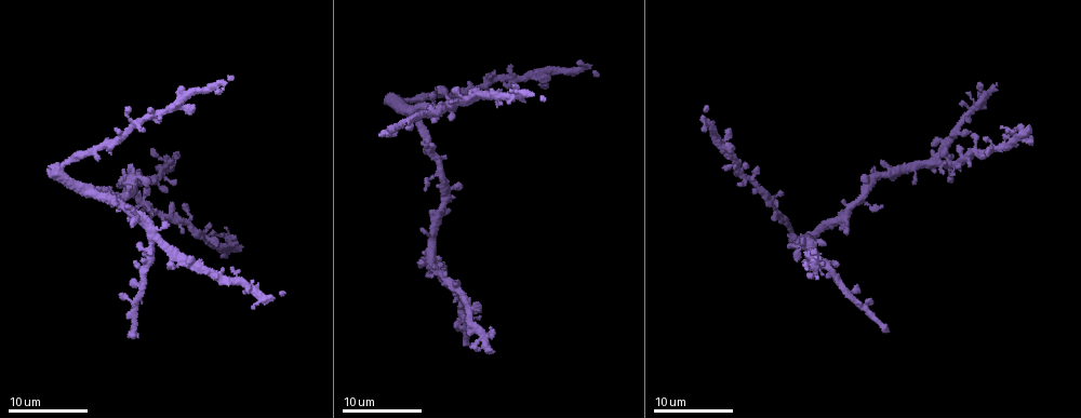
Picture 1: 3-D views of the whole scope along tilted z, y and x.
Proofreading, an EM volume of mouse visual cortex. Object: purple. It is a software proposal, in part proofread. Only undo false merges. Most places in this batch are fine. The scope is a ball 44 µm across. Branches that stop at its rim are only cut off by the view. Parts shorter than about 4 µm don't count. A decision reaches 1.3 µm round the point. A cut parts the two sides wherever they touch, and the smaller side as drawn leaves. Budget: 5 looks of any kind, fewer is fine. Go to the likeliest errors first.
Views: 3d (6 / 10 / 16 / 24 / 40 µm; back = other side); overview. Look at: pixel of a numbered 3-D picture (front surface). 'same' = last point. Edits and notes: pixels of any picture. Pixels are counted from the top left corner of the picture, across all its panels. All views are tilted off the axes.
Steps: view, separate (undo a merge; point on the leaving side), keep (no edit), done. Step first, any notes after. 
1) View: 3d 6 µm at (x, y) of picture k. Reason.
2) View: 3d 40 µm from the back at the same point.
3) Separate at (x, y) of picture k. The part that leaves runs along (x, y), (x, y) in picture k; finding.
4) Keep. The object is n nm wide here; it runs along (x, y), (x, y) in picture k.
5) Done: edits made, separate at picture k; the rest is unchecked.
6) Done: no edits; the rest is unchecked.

View: 3d 10 µm at (938, 161) of picture 1. Looks like a crossing.

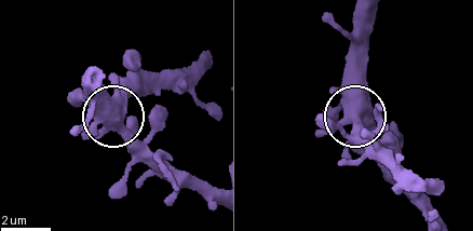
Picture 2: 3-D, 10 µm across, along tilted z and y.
View: 3d 6 µm at the same point.

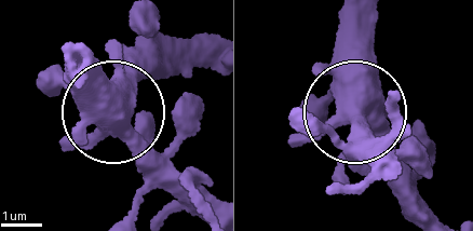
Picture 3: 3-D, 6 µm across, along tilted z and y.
Keep. It runs along (372, 11), (373, 86), (356, 112), (401, 208) in picture 3; all the same neuron.

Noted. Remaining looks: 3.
View: 3d 10 µm at (154, 242) of picture 1. Arms part here.

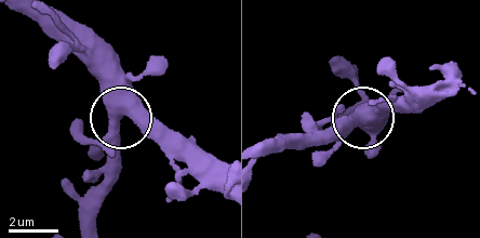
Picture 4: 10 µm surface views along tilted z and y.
View: 3d 10 µm from the back at (371, 116) of picture 4.

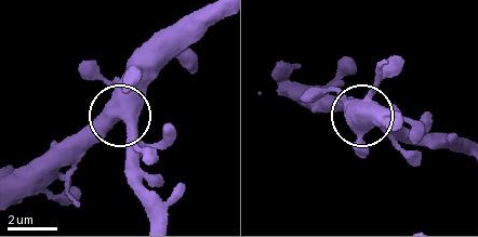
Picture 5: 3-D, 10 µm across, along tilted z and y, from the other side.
Keep. 3 arms meet here; one neuron here.

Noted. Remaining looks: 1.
View: 3d 16 µm at (415, 106) of picture 1.

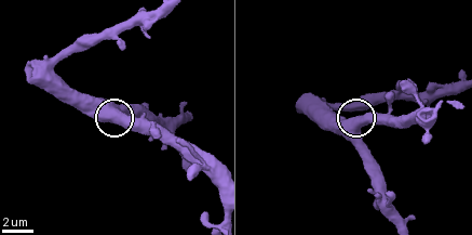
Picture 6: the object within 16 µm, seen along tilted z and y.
Keep. The object is 570 nm wide here; one neuron here.

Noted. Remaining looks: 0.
Done: no edits; the rest is unchecked.

